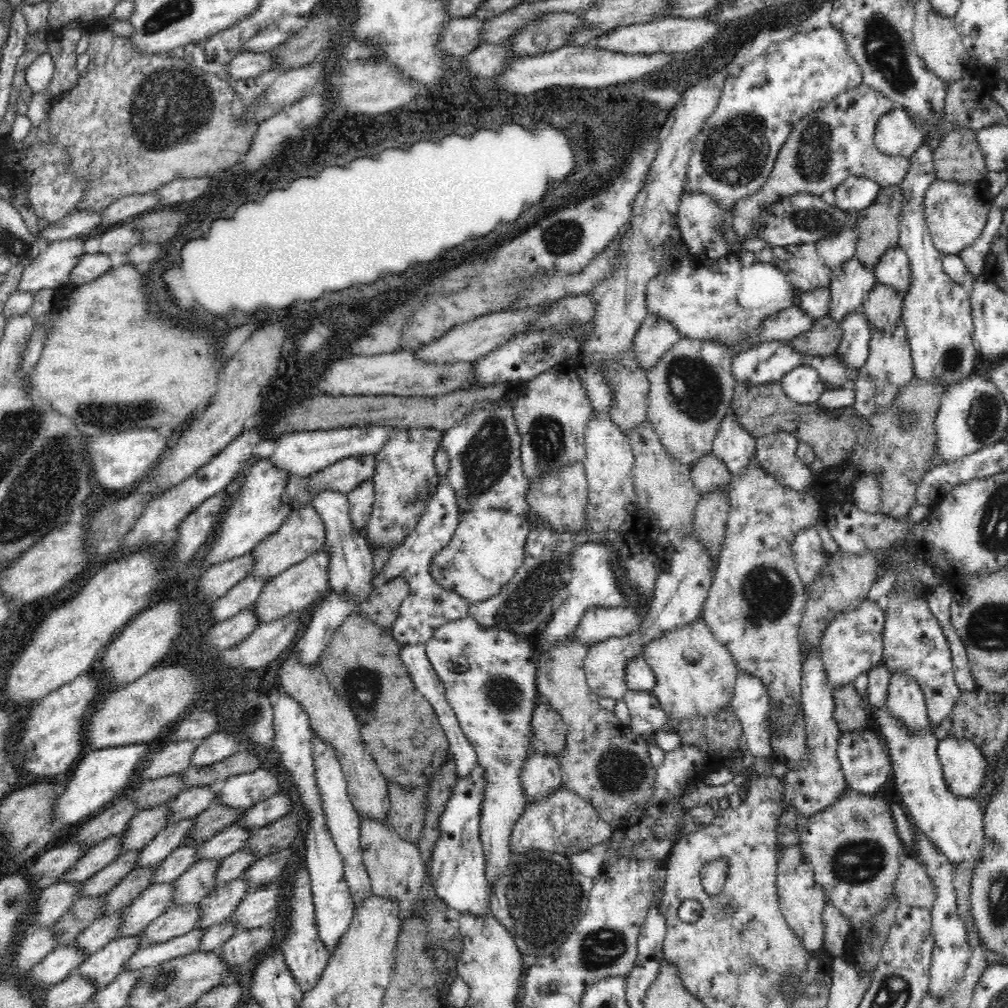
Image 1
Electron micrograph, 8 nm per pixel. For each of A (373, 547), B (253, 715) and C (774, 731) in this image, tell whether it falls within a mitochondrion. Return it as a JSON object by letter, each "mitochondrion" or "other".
{"A":"other","B":"mitochondrion","C":"other"}

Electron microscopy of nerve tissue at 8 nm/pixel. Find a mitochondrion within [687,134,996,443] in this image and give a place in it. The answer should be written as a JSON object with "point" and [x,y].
{"point":[813,220]}

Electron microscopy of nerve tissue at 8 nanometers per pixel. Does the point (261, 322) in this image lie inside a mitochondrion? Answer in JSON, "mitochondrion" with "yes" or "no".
{"mitochondrion":"no"}

